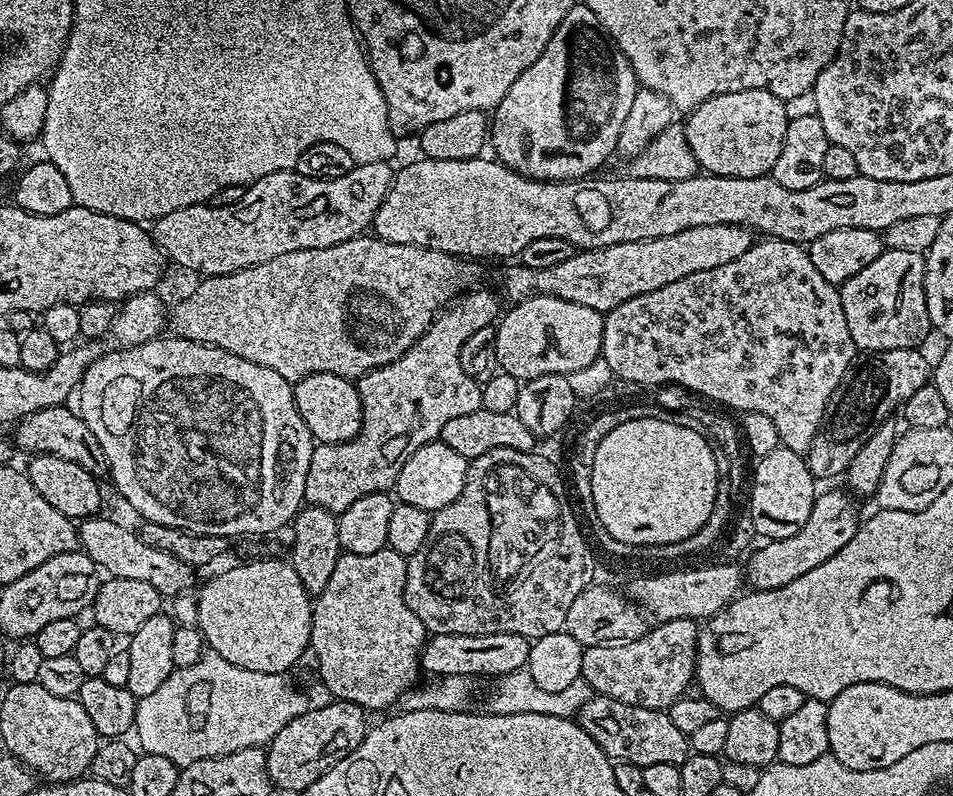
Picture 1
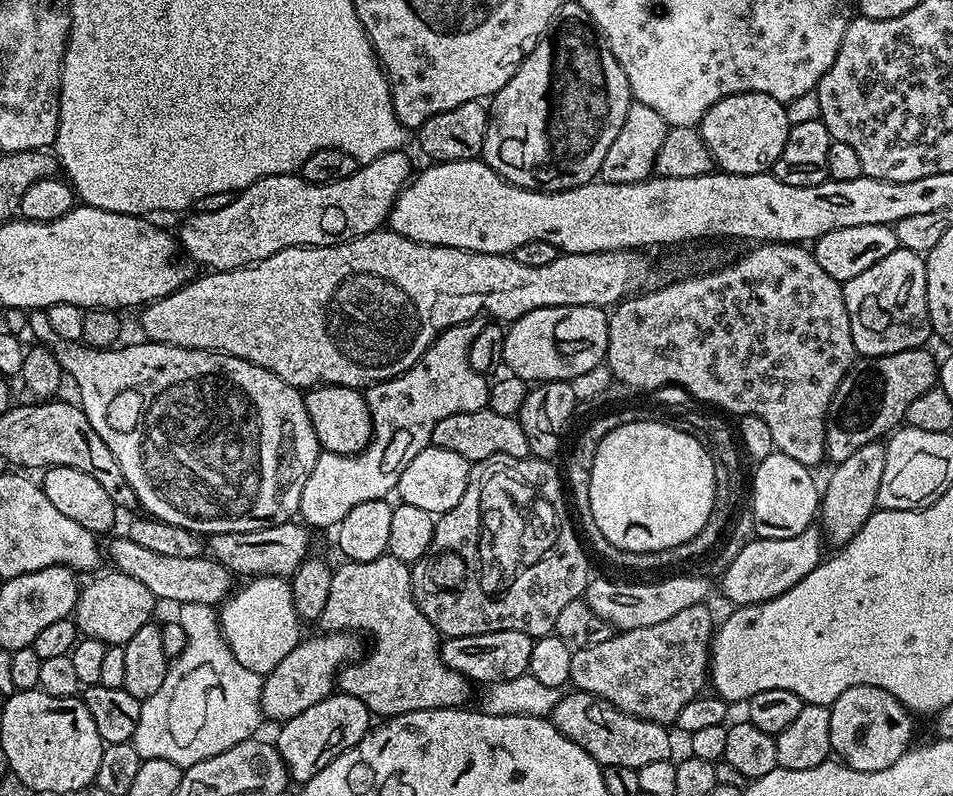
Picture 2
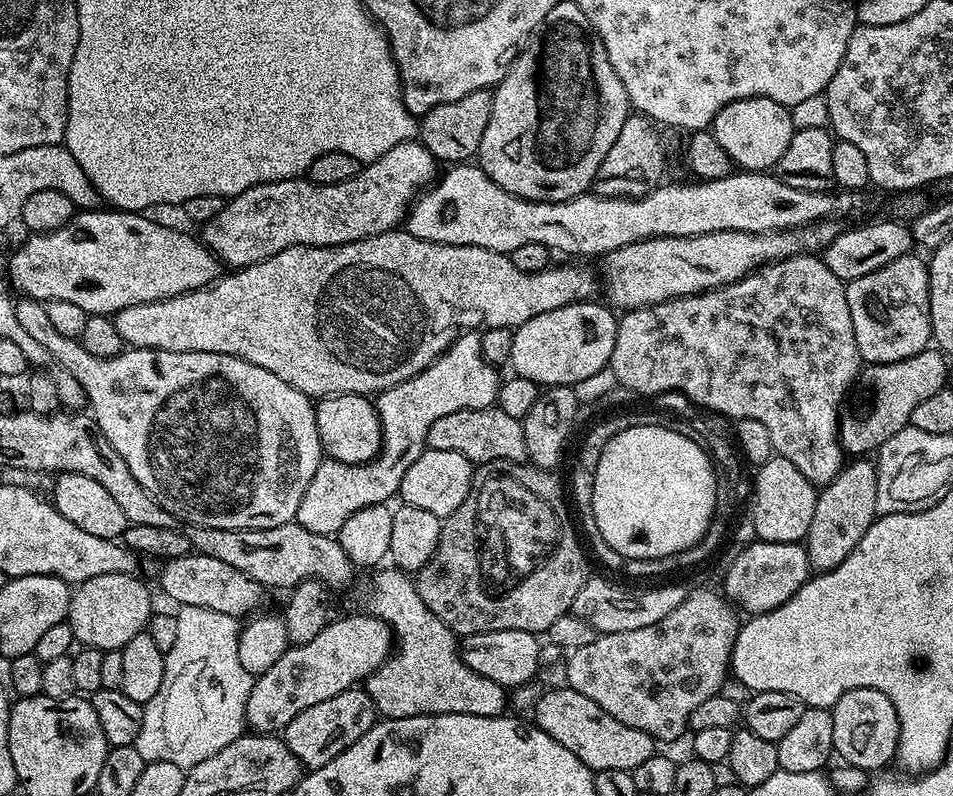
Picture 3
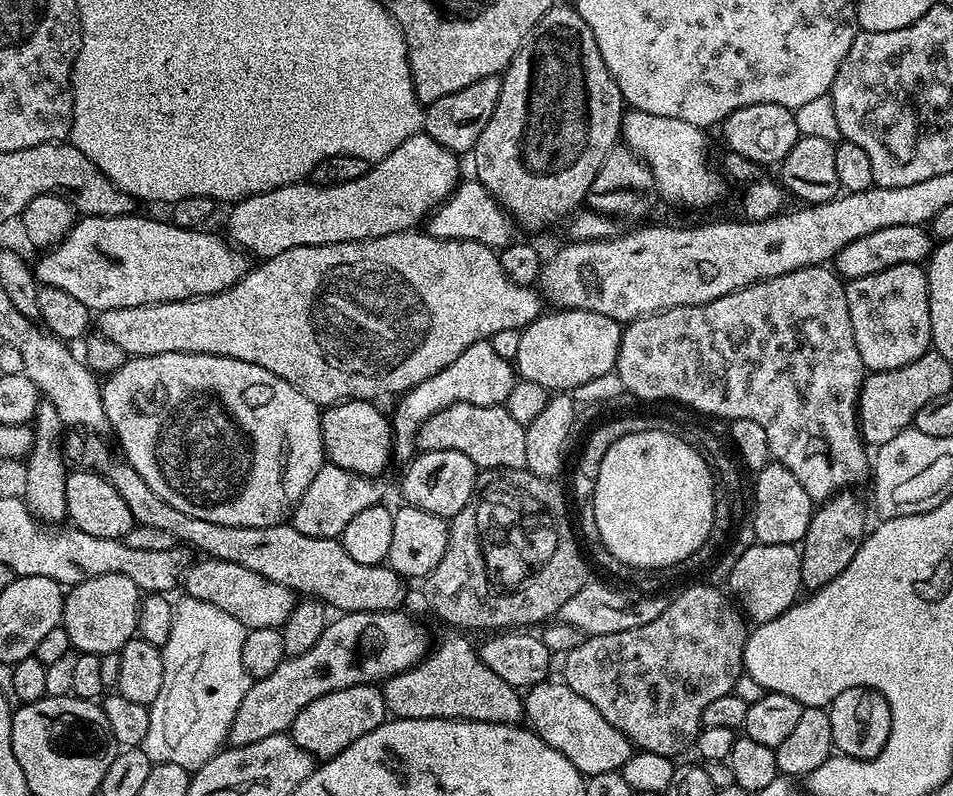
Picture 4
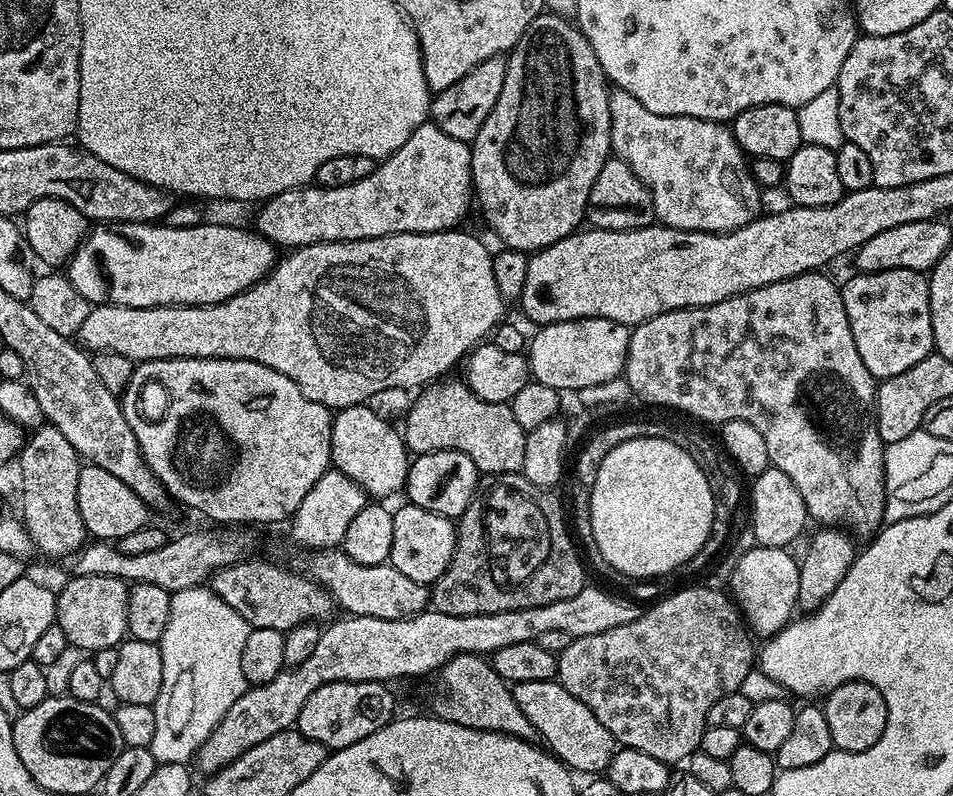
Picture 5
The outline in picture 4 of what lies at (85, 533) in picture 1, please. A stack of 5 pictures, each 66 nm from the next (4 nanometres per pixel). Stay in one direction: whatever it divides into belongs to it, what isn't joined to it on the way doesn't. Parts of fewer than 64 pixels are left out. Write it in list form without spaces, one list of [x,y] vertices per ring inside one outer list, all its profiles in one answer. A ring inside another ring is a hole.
[[[200,558],[189,564],[182,577],[182,588],[185,588],[183,591],[187,595],[210,602],[210,606],[218,606],[218,610],[226,610],[230,618],[238,618],[238,622],[242,622],[242,626],[249,630],[283,628],[298,599],[297,593],[286,586],[278,586],[278,582],[270,582],[270,578],[254,574],[254,570],[246,570],[246,566],[238,566],[238,562],[211,558]]]

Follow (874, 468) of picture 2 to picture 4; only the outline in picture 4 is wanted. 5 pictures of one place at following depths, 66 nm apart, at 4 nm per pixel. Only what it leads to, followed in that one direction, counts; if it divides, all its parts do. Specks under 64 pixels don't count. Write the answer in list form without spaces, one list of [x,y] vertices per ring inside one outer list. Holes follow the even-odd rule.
[[[852,490],[837,492],[813,511],[810,526],[806,526],[804,539],[798,545],[800,583],[805,589],[815,590],[826,586],[826,582],[834,582],[854,562],[854,554],[858,554],[858,546],[862,546],[866,535],[864,504],[854,493]]]

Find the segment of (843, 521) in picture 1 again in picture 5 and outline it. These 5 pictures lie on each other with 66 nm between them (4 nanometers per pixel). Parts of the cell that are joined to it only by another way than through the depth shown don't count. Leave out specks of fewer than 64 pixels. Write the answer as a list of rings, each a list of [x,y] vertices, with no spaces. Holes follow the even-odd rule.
[[[751,548],[742,558],[738,558],[738,566],[734,566],[730,596],[740,609],[749,629],[757,637],[767,638],[781,632],[793,619],[798,605],[798,570],[797,557],[791,556],[788,548]]]

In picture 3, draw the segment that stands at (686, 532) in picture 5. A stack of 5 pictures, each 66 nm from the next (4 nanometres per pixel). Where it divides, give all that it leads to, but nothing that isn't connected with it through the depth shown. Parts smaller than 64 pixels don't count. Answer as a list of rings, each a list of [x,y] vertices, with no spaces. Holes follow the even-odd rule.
[[[663,423],[634,426],[633,428],[622,430],[614,438],[610,438],[610,442],[606,442],[606,446],[598,458],[598,466],[596,471],[591,473],[590,480],[592,480],[592,520],[596,523],[593,524],[595,531],[600,532],[602,538],[606,538],[609,546],[614,550],[618,550],[618,554],[622,554],[626,558],[653,560],[654,558],[673,556],[679,552],[684,552],[708,533],[708,524],[715,514],[716,480],[711,457],[690,438],[684,437],[676,432],[672,426],[665,426]]]

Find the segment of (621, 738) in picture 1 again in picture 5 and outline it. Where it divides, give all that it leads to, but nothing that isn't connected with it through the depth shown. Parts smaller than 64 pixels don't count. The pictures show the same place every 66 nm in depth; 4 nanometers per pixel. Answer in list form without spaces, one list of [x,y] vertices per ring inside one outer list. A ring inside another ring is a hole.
[[[559,679],[546,682],[518,682],[511,685],[511,689],[514,702],[522,710],[522,714],[530,718],[530,726],[534,726],[537,737],[551,749],[557,760],[567,764],[576,774],[600,774],[607,769],[618,747],[616,740],[610,734],[610,730],[606,730],[606,726],[602,726],[602,722],[594,718],[590,706],[578,702],[578,698],[570,694],[570,690],[560,685]]]

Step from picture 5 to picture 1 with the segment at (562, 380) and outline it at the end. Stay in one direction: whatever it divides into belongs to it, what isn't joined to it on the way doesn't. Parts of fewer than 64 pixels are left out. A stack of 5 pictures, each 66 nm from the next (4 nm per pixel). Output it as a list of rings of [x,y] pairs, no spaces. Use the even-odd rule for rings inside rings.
[[[534,295],[529,300],[513,303],[511,307],[496,324],[496,349],[501,372],[523,382],[542,374],[567,376],[601,359],[605,313],[553,296]]]

